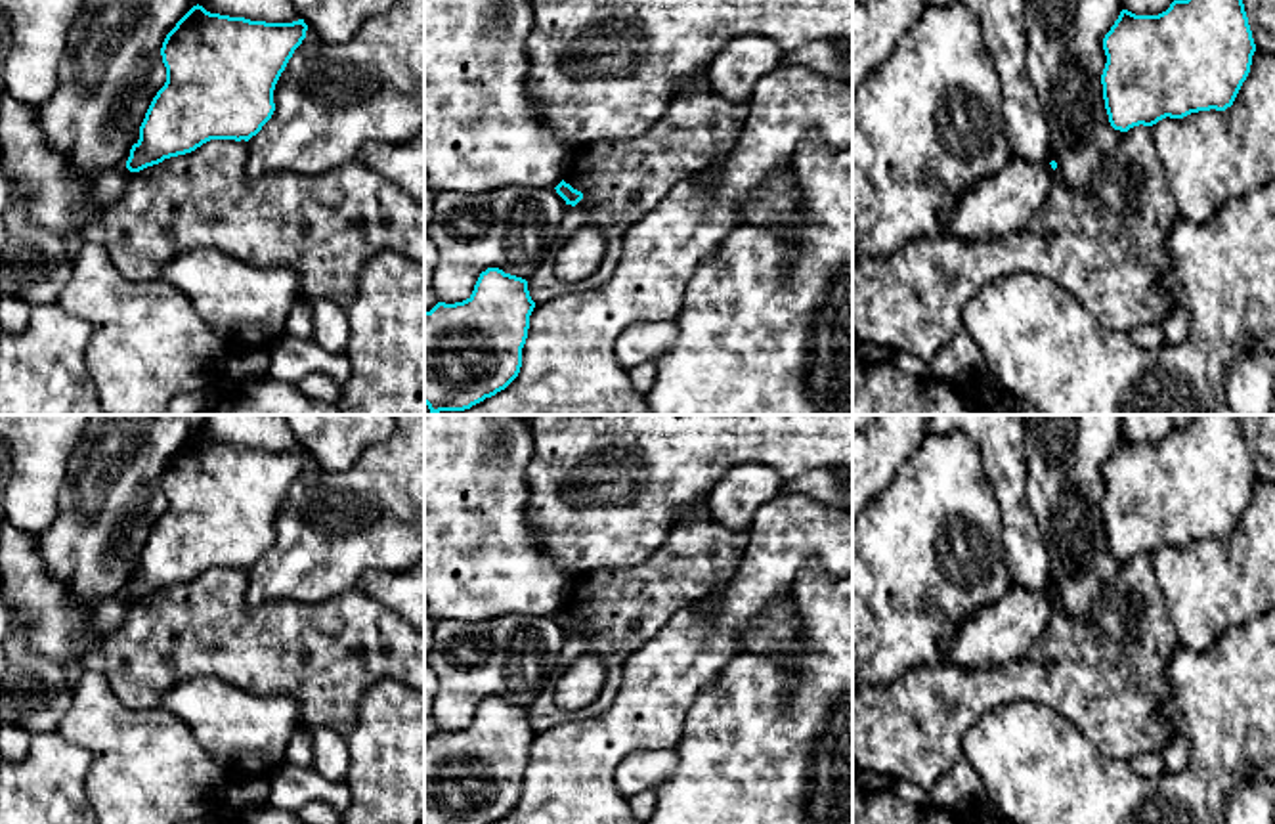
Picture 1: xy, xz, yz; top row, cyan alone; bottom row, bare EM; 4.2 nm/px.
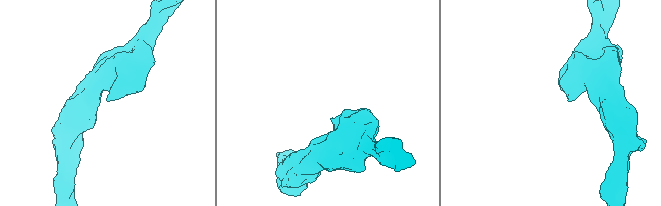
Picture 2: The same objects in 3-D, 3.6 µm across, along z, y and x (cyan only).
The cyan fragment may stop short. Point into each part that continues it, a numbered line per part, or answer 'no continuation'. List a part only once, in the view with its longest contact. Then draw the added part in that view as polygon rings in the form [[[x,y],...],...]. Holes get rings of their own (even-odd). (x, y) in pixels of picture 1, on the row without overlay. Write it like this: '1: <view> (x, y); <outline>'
no continuation

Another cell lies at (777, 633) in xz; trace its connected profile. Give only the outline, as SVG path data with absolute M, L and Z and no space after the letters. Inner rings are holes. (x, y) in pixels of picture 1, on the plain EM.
M791 595L776 598L761 619L740 635L740 654L772 656L784 665L803 648L801 618Z

